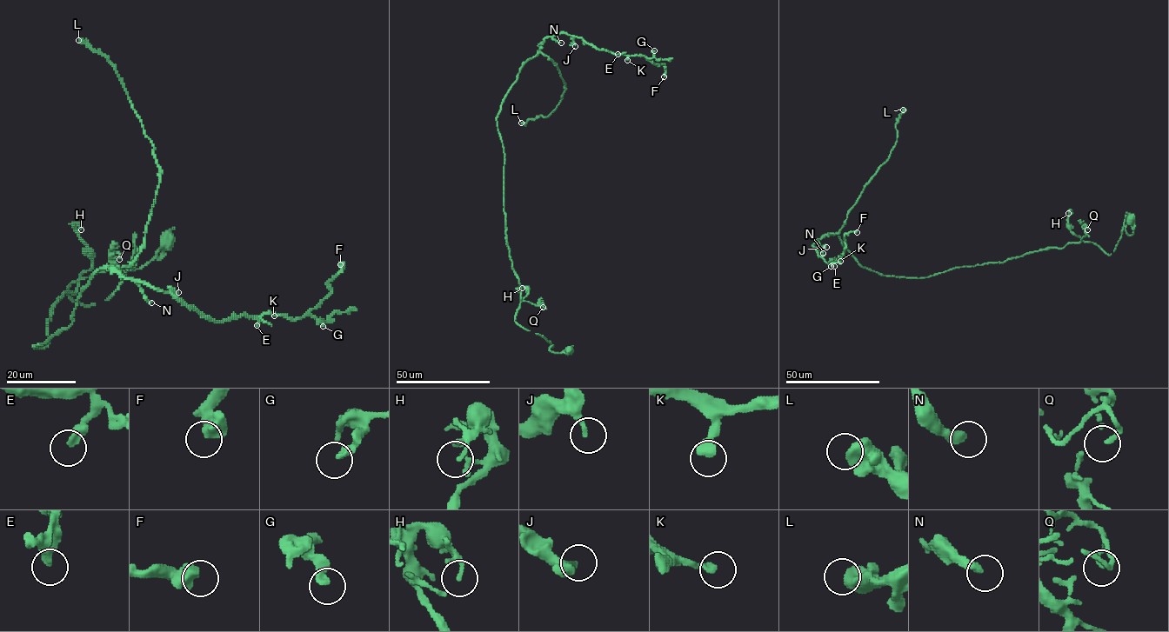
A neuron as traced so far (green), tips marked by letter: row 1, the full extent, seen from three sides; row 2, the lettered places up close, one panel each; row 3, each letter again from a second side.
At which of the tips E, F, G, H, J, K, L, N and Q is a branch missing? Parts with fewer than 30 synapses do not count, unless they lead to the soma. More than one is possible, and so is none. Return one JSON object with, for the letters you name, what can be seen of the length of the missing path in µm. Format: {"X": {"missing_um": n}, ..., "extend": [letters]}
{"K": {"missing_um": 35}, "extend": ["K"]}

